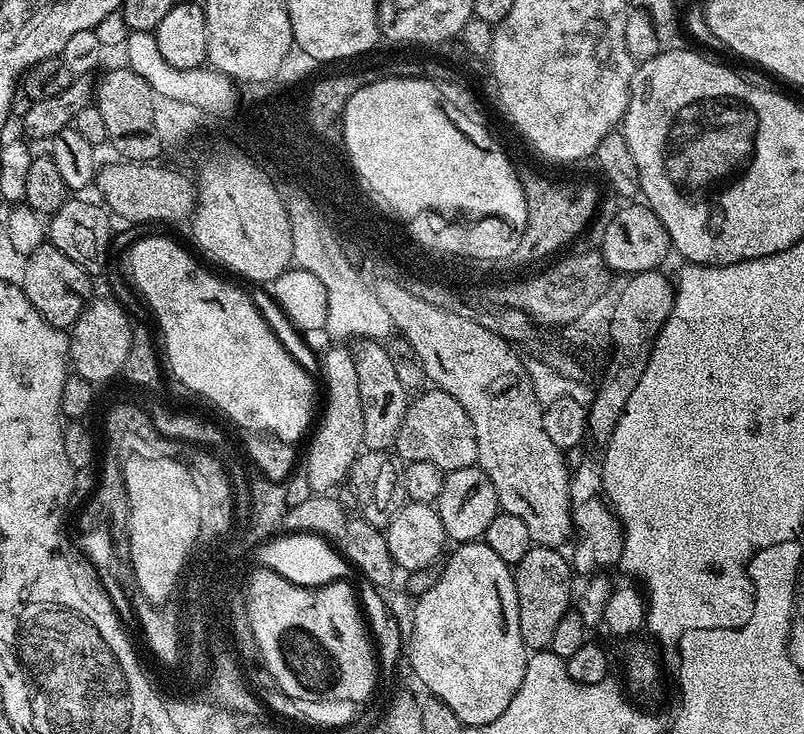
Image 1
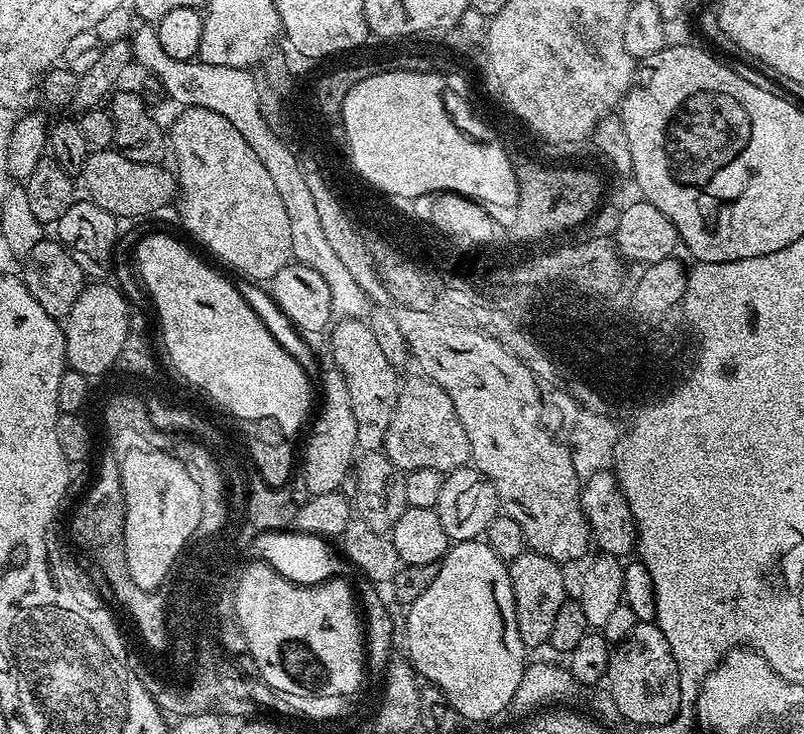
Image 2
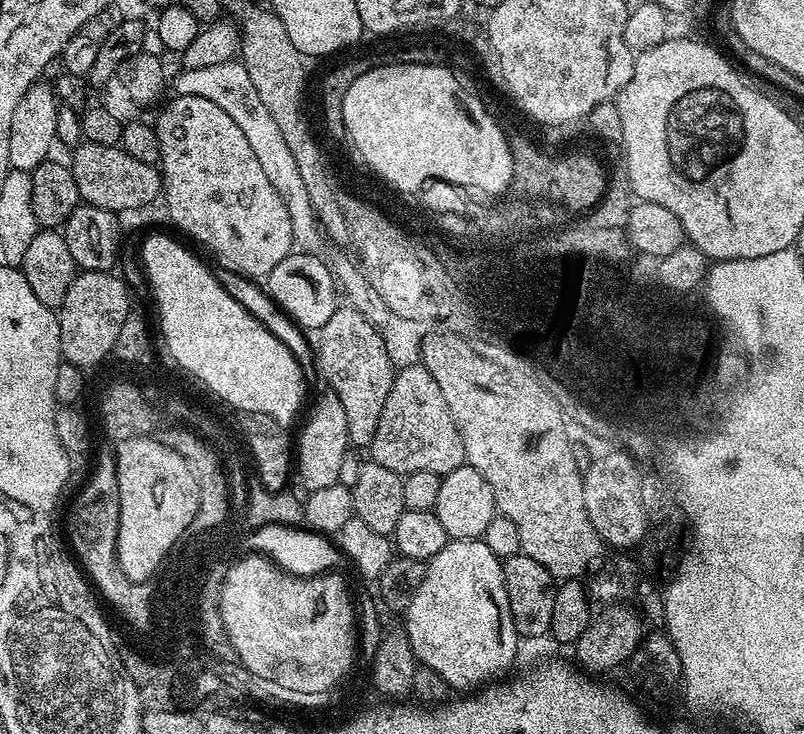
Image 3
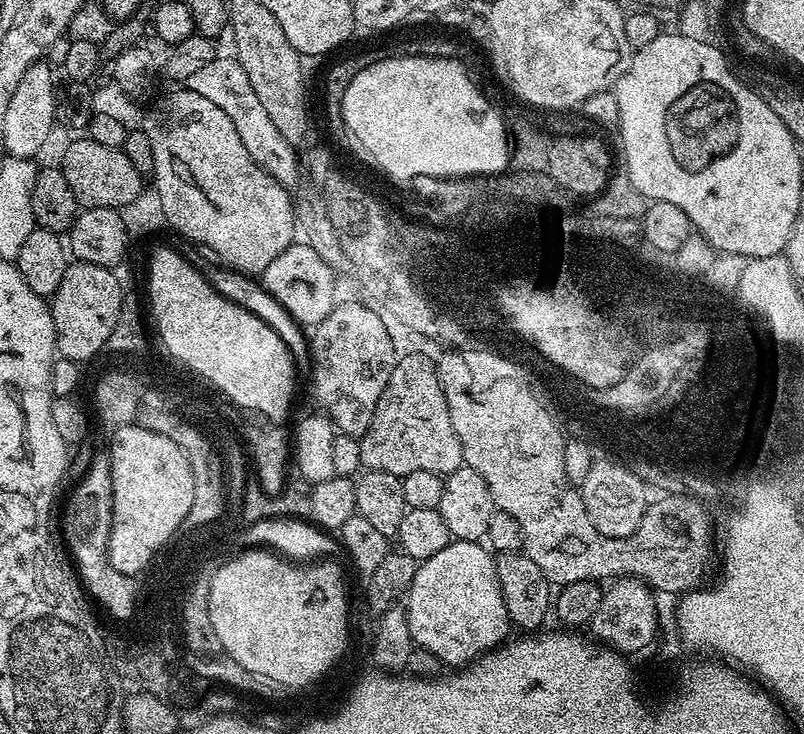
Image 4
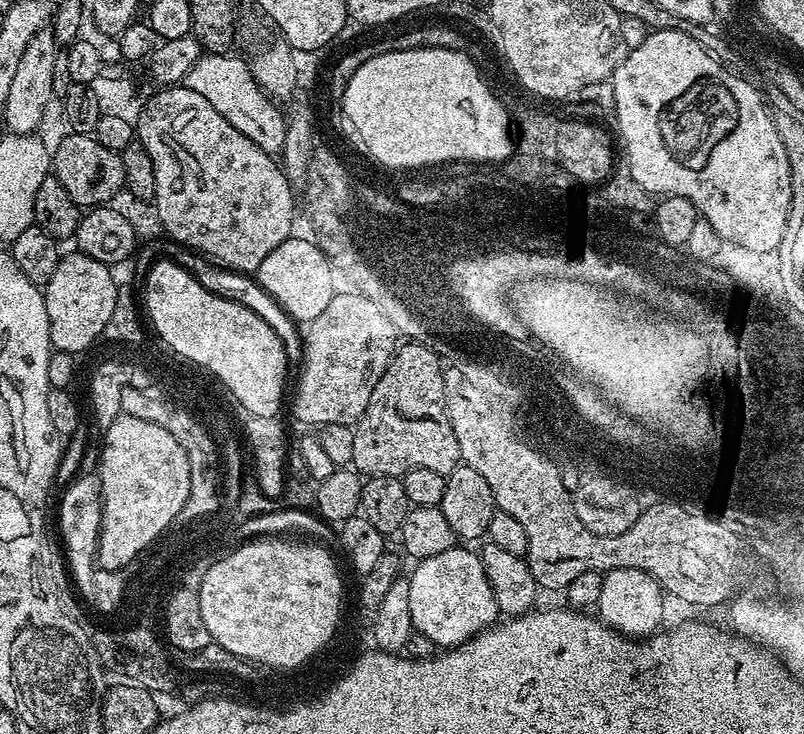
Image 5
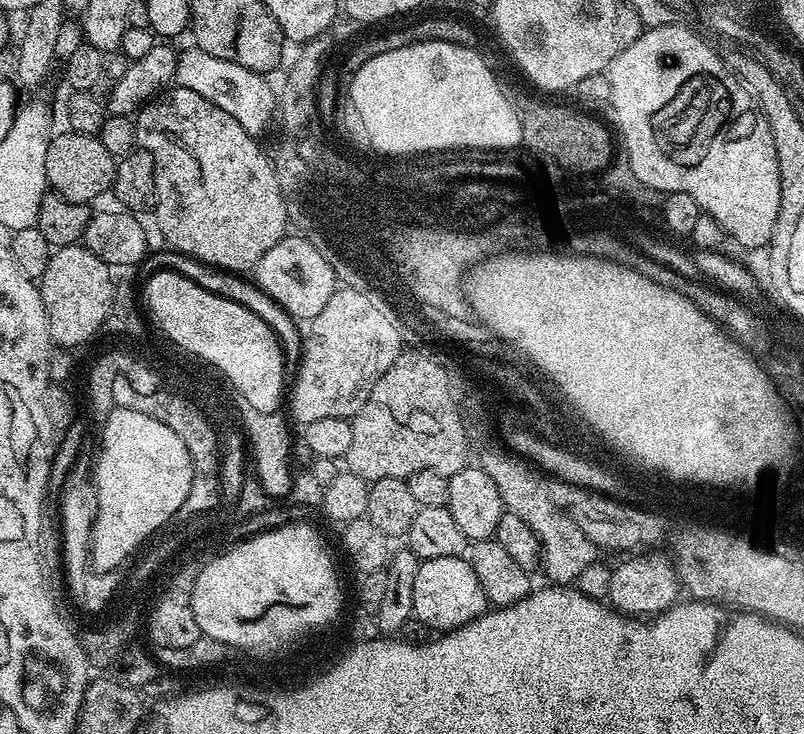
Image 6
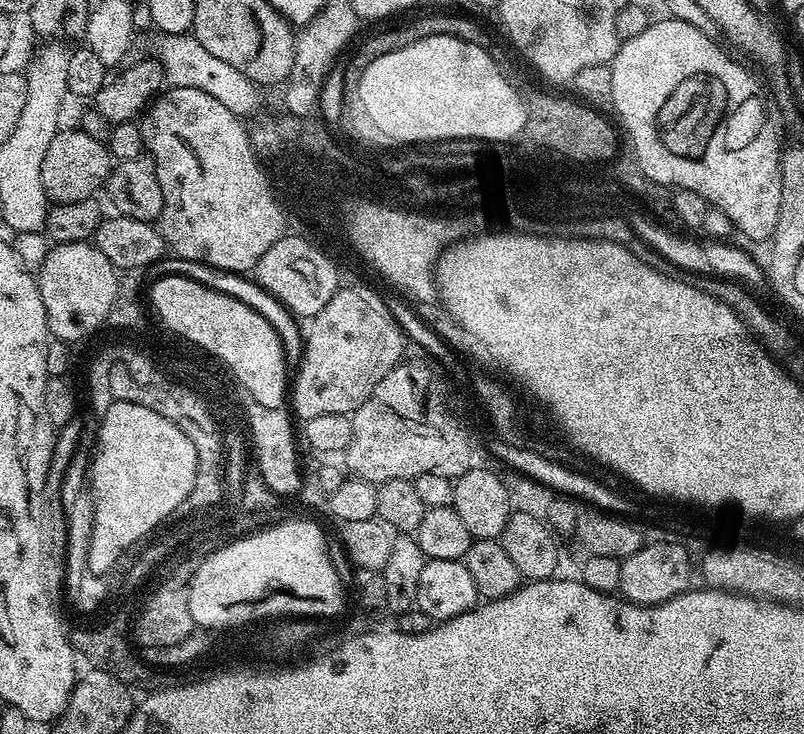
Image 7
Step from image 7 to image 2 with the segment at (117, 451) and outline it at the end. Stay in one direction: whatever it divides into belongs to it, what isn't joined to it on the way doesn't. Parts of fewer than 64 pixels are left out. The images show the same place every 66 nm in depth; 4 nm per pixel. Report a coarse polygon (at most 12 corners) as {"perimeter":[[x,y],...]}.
{"perimeter":[[130,453],[126,566],[168,580],[202,518],[177,456]]}

